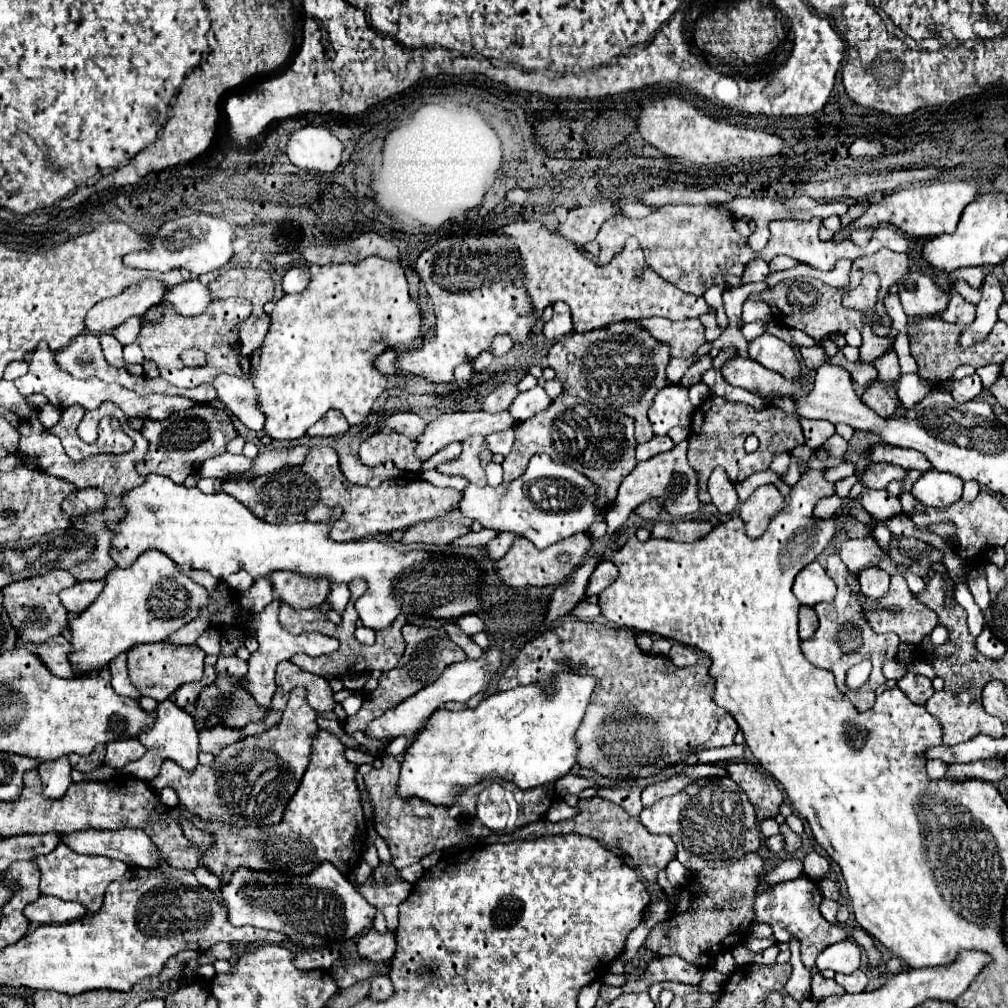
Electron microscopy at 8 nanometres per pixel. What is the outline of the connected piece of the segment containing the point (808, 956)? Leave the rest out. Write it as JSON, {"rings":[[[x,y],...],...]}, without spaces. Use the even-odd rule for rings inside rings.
{"rings":[[[799,877],[793,881],[779,883],[779,885],[771,887],[769,891],[759,893],[755,899],[755,907],[753,907],[755,915],[757,915],[755,921],[769,923],[773,927],[773,935],[779,943],[787,943],[791,939],[797,939],[801,943],[801,961],[807,969],[815,967],[815,959],[823,949],[827,949],[829,945],[833,945],[837,941],[847,939],[847,933],[843,931],[843,927],[839,923],[835,923],[835,925],[827,923],[823,919],[823,915],[819,913],[821,899],[823,897],[821,897],[819,887],[813,881]]]}

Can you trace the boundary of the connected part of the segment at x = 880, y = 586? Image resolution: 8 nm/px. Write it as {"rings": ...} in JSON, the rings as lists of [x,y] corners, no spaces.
{"rings":[[[879,567],[865,569],[857,577],[859,577],[863,593],[869,595],[869,597],[873,597],[873,599],[879,599],[889,589],[889,573],[883,571],[883,569],[879,569]]]}

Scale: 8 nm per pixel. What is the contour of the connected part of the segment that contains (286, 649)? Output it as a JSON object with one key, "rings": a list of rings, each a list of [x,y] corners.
{"rings":[[[271,601],[261,613],[255,613],[251,617],[251,623],[247,625],[247,633],[257,637],[259,641],[259,649],[251,655],[249,659],[249,671],[247,675],[243,677],[243,685],[247,687],[245,691],[257,701],[259,707],[263,709],[269,709],[271,707],[271,699],[273,699],[273,693],[275,693],[275,667],[281,663],[281,661],[287,661],[291,659],[295,653],[307,653],[307,655],[327,655],[327,653],[333,653],[337,647],[339,647],[339,641],[333,639],[333,637],[327,637],[323,633],[305,633],[305,635],[291,635],[287,633],[279,621],[277,621],[277,611],[279,611],[279,605],[281,601]]]}

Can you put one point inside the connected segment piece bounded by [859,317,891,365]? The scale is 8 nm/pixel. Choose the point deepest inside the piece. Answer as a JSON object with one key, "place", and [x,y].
{"place":[873,347]}

